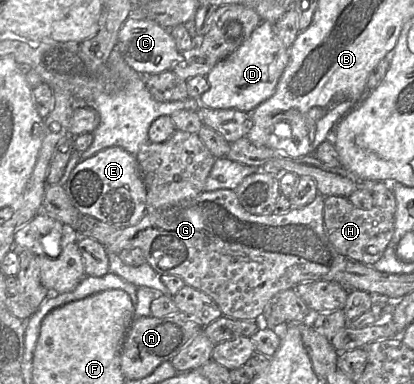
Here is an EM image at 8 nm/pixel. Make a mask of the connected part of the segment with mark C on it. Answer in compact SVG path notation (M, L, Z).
M130 16L120 28L117 46L125 62L141 75L170 70L181 56L169 29L156 22L134 16Z

